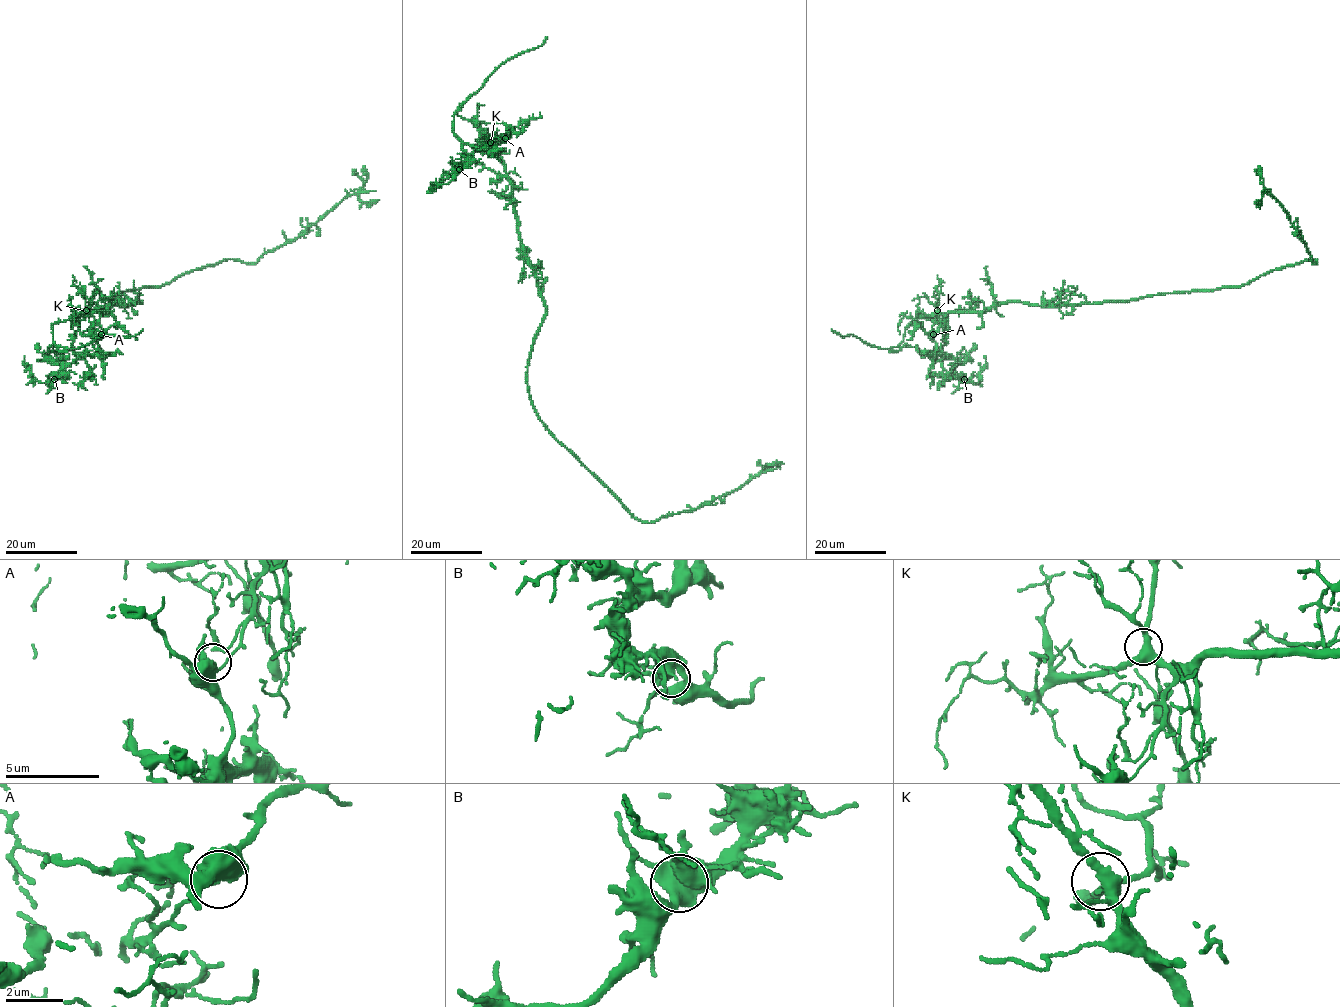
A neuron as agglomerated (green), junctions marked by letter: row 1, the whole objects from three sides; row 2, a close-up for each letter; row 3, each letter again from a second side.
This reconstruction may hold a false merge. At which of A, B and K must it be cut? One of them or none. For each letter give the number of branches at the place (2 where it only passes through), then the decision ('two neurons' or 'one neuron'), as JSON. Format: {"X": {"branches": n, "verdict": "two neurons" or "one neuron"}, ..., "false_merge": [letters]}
{"A": {"branches": 4, "verdict": "two neurons"}, "B": {"branches": 5, "verdict": "one neuron"}, "K": {"branches": 4, "verdict": "one neuron"}, "false_merge": ["A"]}

